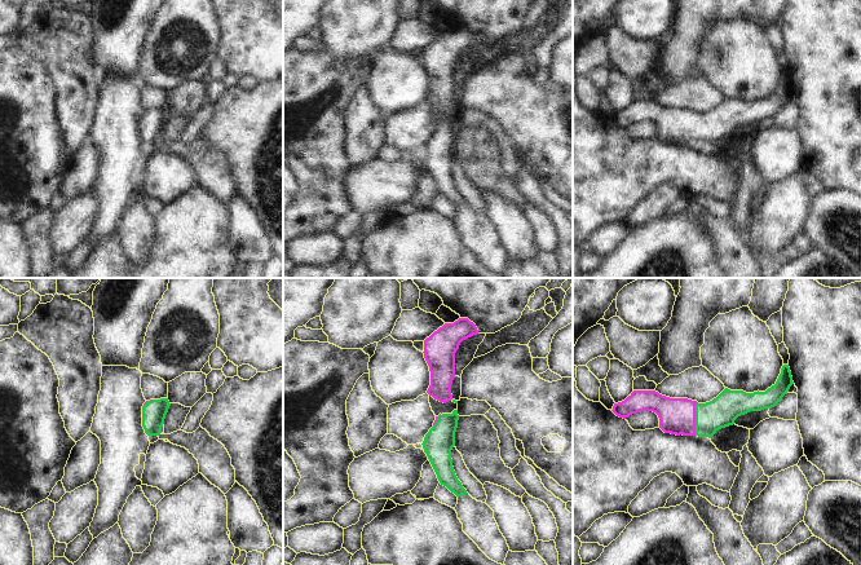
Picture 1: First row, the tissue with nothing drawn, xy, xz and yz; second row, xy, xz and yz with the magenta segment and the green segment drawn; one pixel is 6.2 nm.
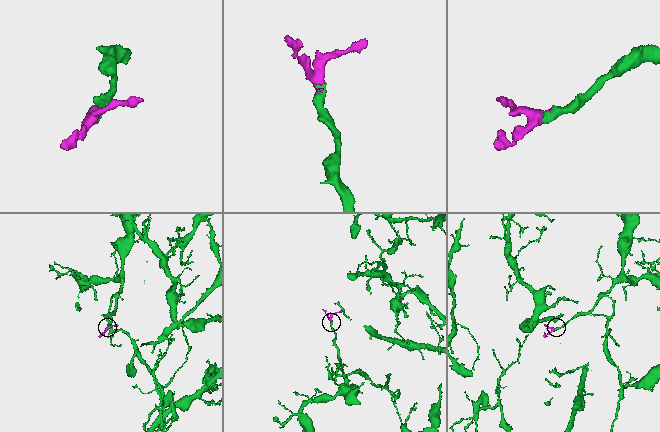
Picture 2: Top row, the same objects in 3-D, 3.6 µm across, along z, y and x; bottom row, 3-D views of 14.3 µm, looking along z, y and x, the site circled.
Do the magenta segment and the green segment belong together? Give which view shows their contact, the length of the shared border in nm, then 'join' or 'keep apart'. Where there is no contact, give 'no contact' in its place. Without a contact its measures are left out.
meets magenta in yz; contact 200 nm long; join

